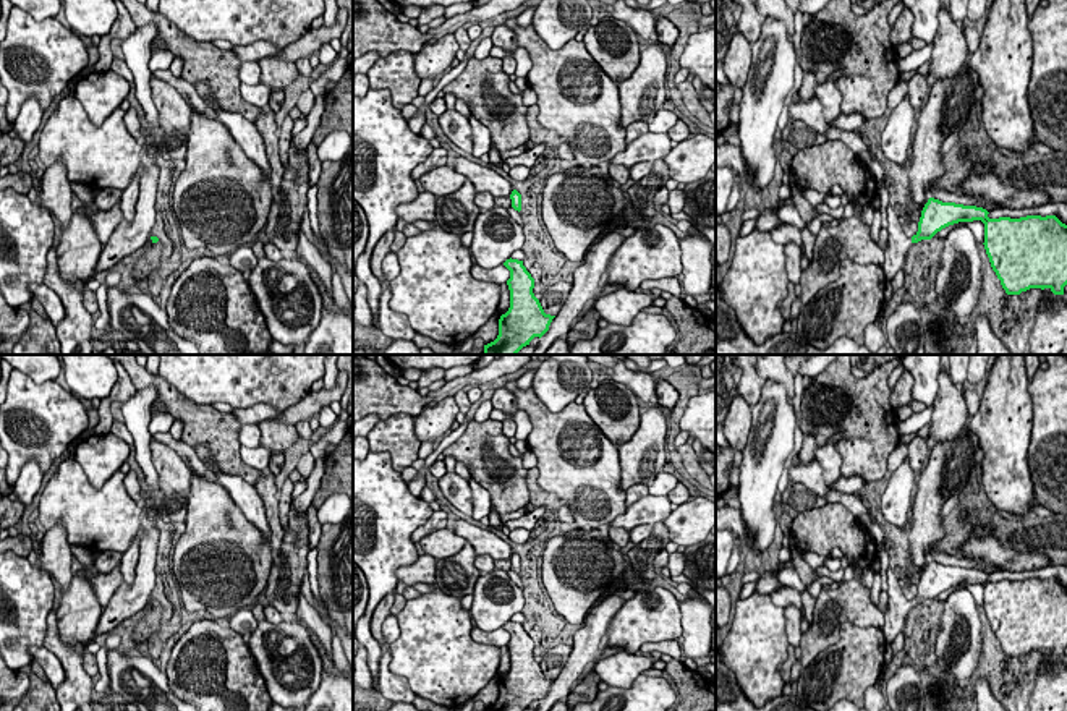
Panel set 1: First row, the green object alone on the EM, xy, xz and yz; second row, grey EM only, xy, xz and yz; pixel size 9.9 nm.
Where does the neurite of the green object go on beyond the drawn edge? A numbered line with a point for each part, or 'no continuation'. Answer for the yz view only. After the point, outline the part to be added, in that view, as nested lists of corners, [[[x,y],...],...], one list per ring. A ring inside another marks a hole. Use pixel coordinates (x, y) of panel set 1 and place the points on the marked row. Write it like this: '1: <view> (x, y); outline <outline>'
1: yz (894, 255); outline [[[887,206],[887,230],[889,230],[889,241],[887,248],[884,251],[884,277],[886,280],[892,280],[892,277],[903,267],[907,251],[913,245],[912,238],[908,238],[902,225],[899,222],[899,217],[892,211],[891,206]]]

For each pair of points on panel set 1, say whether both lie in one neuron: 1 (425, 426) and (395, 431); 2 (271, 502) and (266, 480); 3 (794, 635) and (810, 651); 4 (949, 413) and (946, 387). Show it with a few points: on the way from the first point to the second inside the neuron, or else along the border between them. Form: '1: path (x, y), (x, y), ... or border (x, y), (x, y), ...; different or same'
1: border (413, 418), (413, 433), (421, 442); different
2: path (267, 498), (266, 485); same
3: border (802, 635), (799, 645); different
4: path (949, 407), (949, 394); same

